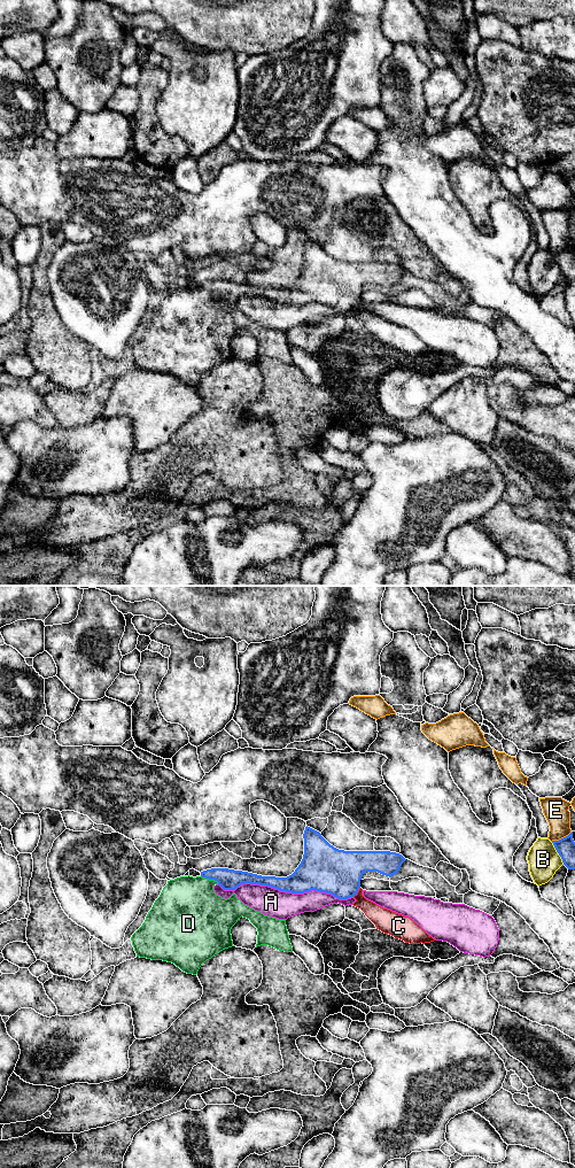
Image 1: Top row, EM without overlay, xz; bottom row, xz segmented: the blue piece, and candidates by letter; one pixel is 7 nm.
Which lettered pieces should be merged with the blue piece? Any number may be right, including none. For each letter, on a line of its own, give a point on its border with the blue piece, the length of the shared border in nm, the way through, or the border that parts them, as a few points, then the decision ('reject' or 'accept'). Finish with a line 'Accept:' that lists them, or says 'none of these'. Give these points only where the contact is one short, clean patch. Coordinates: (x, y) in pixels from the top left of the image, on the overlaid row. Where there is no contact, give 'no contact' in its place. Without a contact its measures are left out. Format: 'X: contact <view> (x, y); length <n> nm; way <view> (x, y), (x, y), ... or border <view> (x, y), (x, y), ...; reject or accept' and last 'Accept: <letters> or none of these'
A: contact xz (286, 891); length 950 nm; reject
B: contact xz (558, 852); length 180 nm; reject
C: contact xz (357, 891); length 90 nm; reject
D: contact xz (210, 879); length 140 nm; way xz (227, 879), (210, 879), (187, 906); accept
E: contact xz (561, 838); length 170 nm; border xz (572, 832), (558, 840), (551, 841); reject
Accept: D

